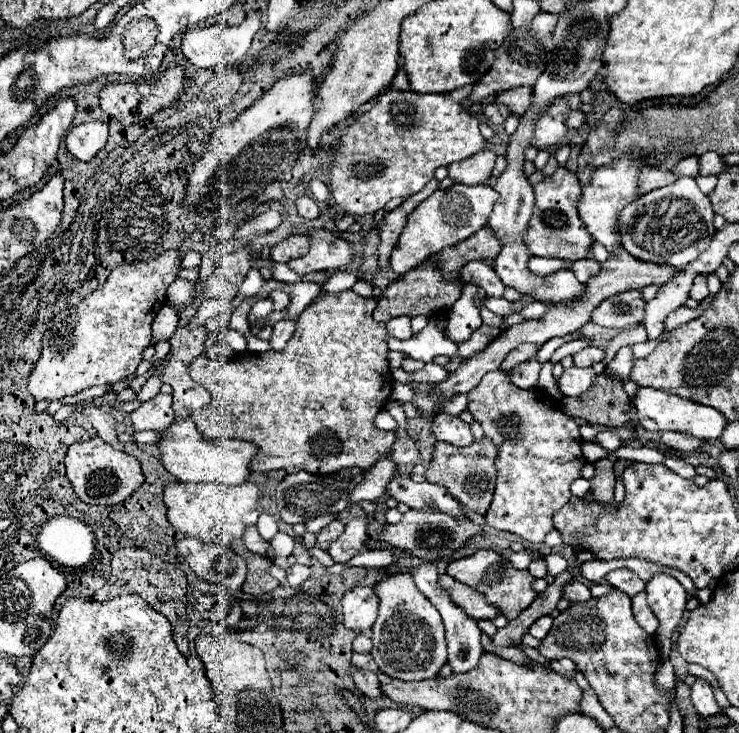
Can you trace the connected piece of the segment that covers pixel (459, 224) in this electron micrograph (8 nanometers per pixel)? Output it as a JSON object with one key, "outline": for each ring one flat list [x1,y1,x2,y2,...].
{"outline":[[454,184,446,190,436,190,432,196,428,196,420,206,416,206,408,214,408,222,400,234,400,242,390,256,392,270,402,276,408,270,426,262,438,250,458,244,466,240,470,234,478,232,482,226,488,224,488,216,496,200,498,200,498,192,486,184,478,184,478,186]]}

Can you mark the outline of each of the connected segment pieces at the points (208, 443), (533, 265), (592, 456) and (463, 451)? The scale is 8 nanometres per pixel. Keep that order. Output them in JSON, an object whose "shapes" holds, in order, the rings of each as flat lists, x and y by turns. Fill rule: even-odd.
{"shapes":[[[174,418,174,422,162,432,160,460,172,476,182,482,218,482,218,484,242,484,250,476,250,460,256,454,256,446,242,440,210,440,198,432,192,418]],[[530,258,528,260,528,268,532,274,536,276,548,276,556,270,562,270,562,268,570,268,570,262,566,260,558,260,558,258]],[[584,442,582,452,584,452,584,458,588,462,596,462,598,458,602,458,606,454,606,450,602,450,602,446,598,446,596,442]],[[488,438,482,442,472,442,466,448,454,448,448,442,436,442,430,468,426,470,426,480,444,486,468,510,484,516,492,502,492,494,494,494,494,484,496,484,494,460,496,460,496,456,498,456,498,446]]]}

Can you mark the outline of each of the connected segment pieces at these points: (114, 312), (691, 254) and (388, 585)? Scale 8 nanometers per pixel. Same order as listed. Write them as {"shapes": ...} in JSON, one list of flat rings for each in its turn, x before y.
{"shapes":[[[166,250,158,258,150,262,134,262,120,264,110,272,104,284,100,284,94,292,86,296,86,328,82,334,44,334,40,360,28,376,28,392,40,400,62,400,64,396,74,396,86,388,106,384,112,386,136,372,136,366,142,362,142,352,150,344,150,324,158,310,166,304,166,290,176,280,180,270,182,252]],[[678,178,674,184,652,190,630,202,622,210,616,228,620,232,622,248,634,258,660,266,684,268,688,262,698,258,698,254,710,244,710,238,716,230,712,218,712,204,708,196,700,192,696,180]],[[412,574,384,576,376,584,376,594,380,598,380,610,372,626,372,656,378,668,398,680,426,680,438,676,446,664,442,618,430,600,414,586]]]}

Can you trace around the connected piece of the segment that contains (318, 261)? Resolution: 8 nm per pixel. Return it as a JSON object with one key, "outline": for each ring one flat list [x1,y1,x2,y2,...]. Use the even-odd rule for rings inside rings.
{"outline":[[312,230,308,238,310,238,308,252,288,262,288,266,298,276,304,276,316,270,328,270,328,272,344,270,354,258,352,244,348,240,338,238,334,232]]}

